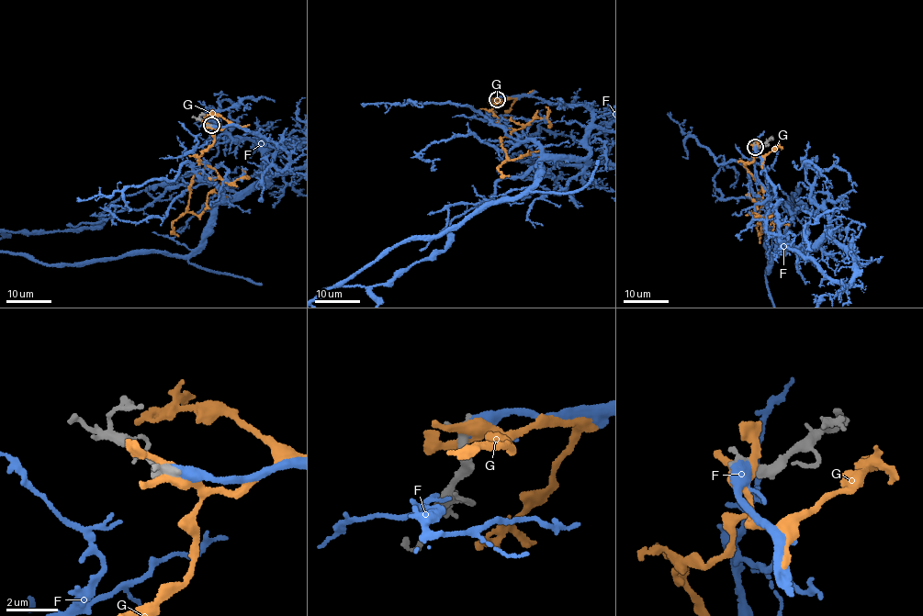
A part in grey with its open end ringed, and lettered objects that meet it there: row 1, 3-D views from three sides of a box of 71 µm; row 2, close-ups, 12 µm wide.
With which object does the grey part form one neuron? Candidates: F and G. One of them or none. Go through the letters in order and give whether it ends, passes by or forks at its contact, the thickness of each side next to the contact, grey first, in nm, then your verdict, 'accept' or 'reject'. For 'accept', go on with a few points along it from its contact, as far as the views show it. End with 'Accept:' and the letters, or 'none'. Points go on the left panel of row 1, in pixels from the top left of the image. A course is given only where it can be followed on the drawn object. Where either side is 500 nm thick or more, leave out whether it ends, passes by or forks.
F: it passes by; 480 nm thick on the grey side, 360 nm on the other; accept
G: 500 nm thick on the grey side, 320 nm on the other; reject
Accept: F

